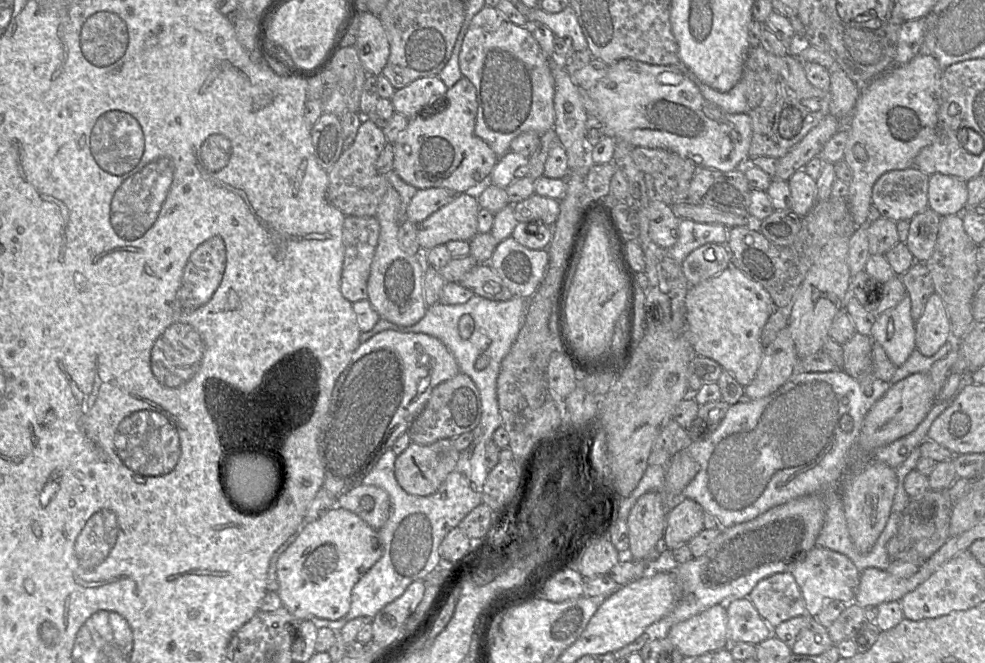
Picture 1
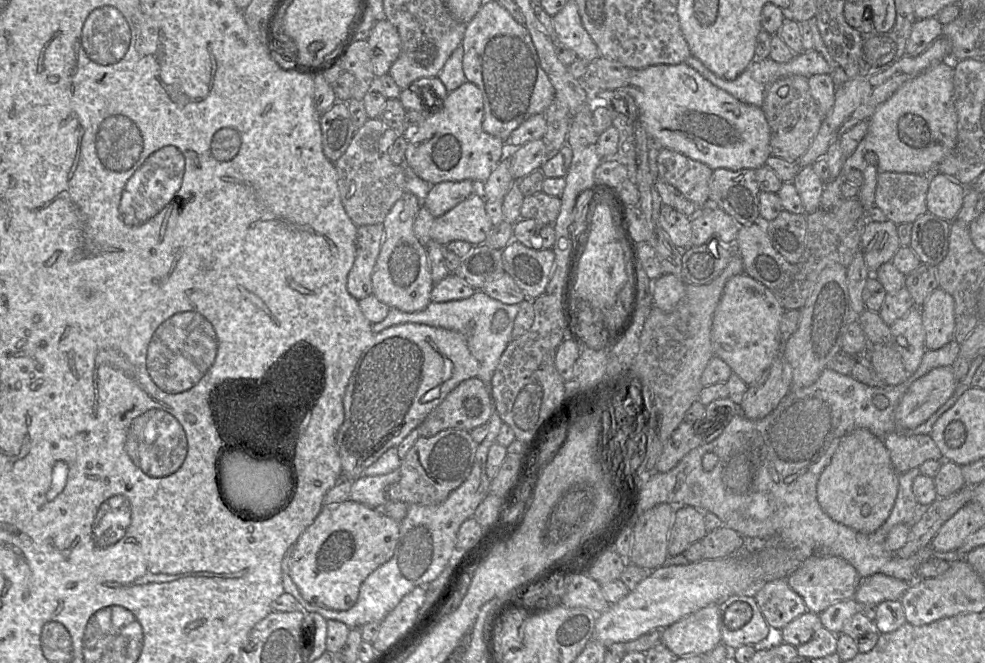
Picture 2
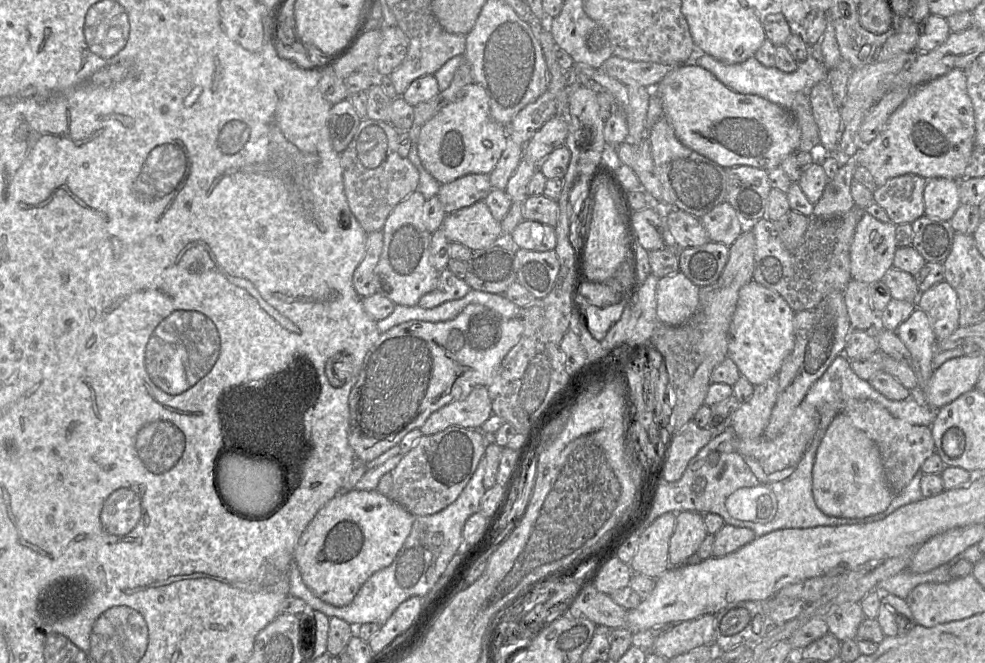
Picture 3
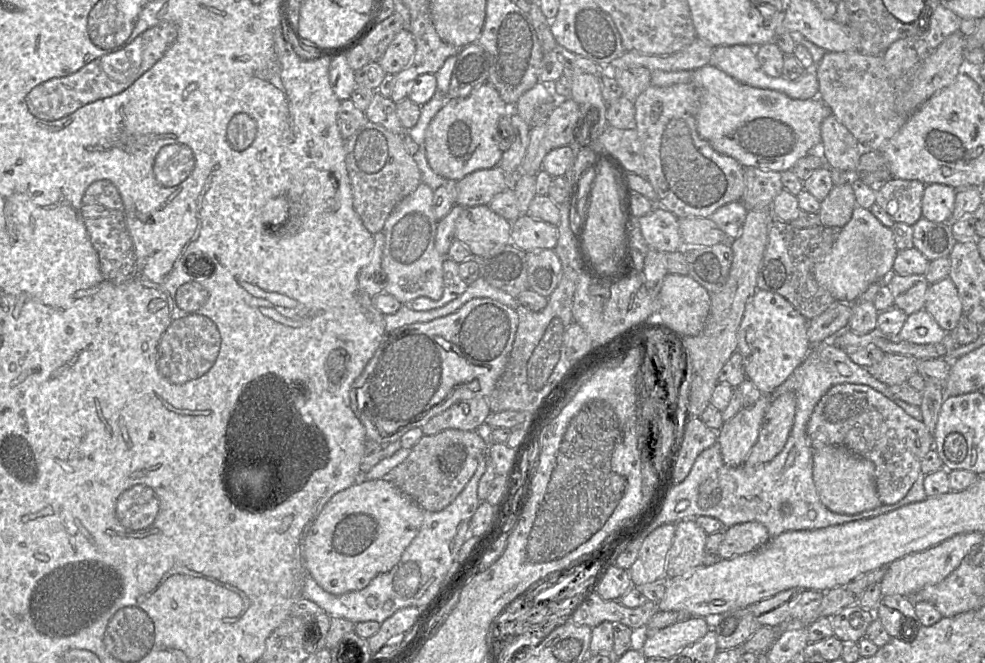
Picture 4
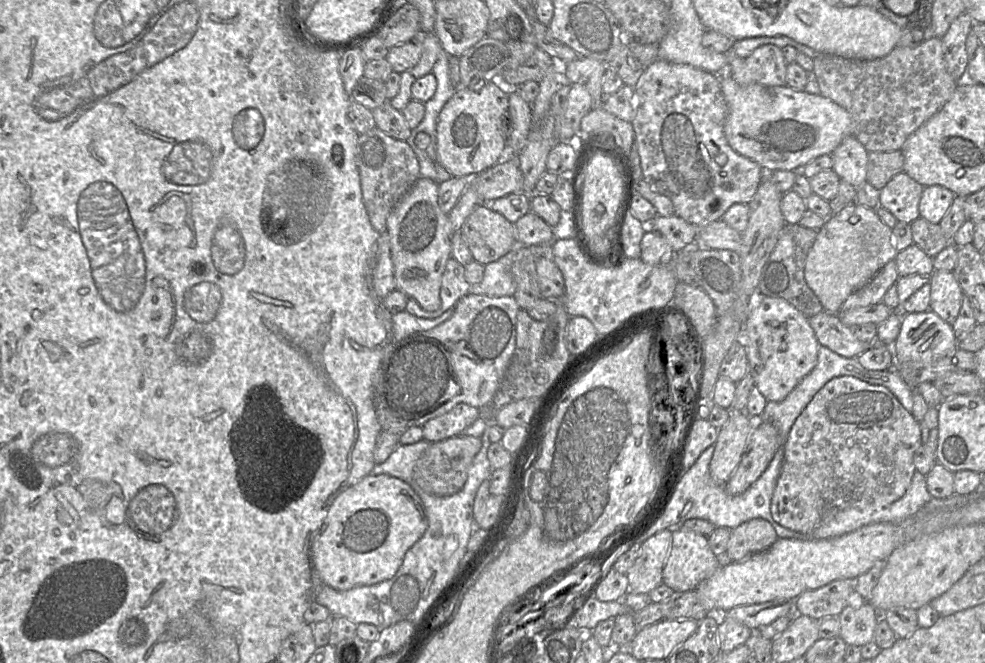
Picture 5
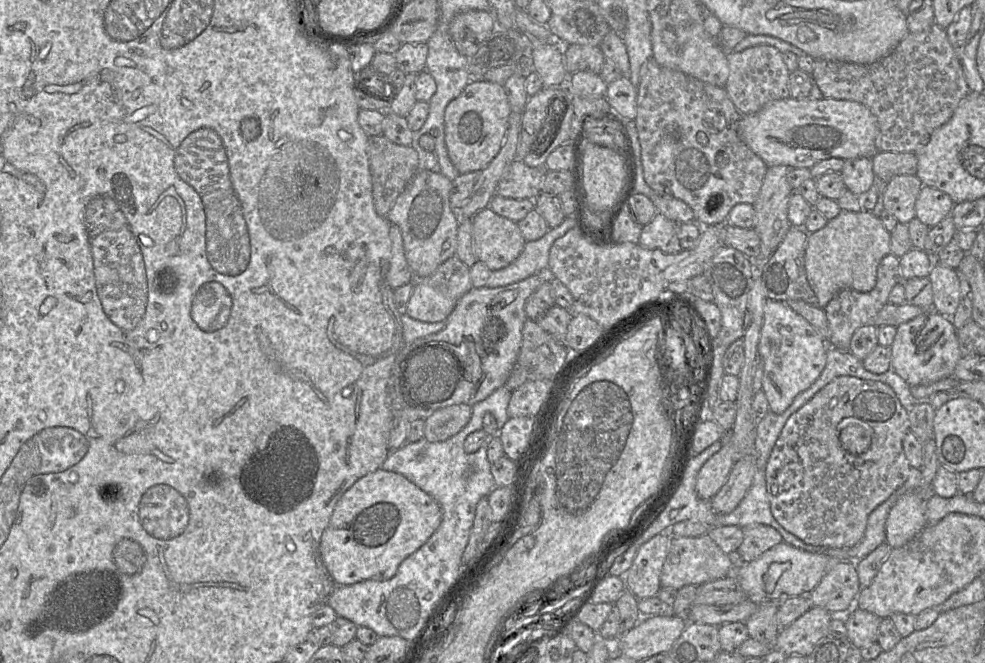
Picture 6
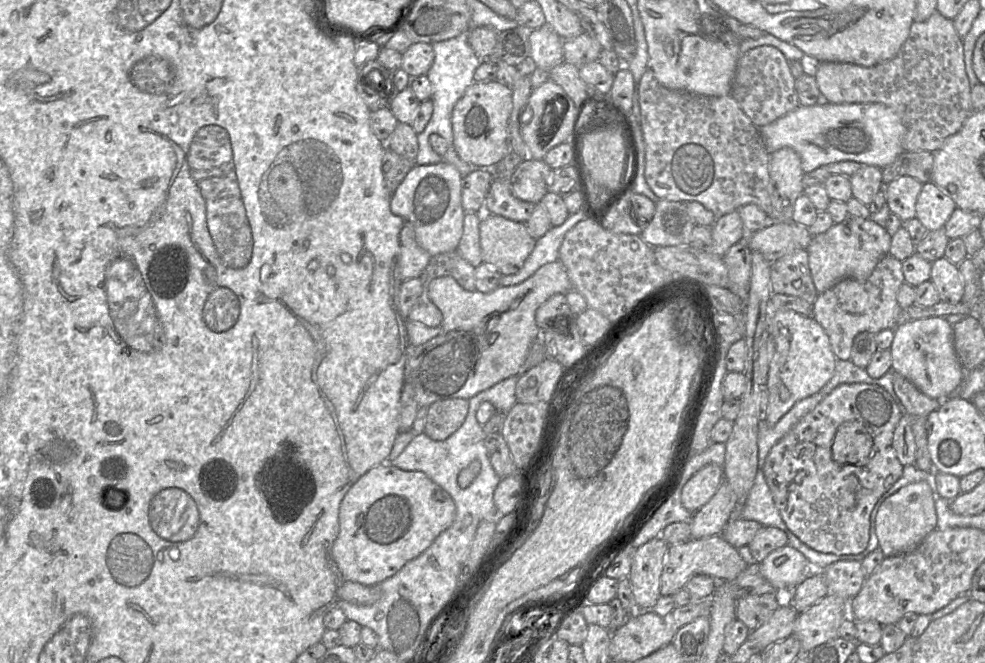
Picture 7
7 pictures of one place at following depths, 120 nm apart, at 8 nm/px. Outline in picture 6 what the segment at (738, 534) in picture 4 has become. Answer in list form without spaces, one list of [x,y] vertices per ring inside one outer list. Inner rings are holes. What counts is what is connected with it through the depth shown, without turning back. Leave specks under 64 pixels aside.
[[[749,525],[742,529],[744,537],[737,552],[745,563],[757,559],[767,550],[784,541],[781,534],[769,525]]]

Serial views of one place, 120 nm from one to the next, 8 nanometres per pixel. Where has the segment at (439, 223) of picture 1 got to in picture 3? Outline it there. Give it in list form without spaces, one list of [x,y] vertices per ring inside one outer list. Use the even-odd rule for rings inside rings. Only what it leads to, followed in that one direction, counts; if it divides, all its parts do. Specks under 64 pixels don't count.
[[[484,200],[478,201],[471,206],[464,207],[452,213],[446,214],[441,229],[450,242],[458,242],[463,244],[472,251],[488,248],[500,239],[507,239],[502,237],[500,222],[494,219]]]

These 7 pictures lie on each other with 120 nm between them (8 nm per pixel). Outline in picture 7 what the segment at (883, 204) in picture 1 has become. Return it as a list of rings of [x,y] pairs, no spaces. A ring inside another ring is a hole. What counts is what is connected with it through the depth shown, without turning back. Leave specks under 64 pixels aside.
[[[901,176],[884,186],[890,212],[906,222],[916,216],[916,201],[923,184],[910,176]]]

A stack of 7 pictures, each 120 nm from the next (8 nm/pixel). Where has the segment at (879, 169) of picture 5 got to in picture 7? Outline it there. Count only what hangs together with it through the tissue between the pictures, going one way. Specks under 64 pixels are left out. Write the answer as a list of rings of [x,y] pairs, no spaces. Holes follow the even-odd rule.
[[[930,151],[903,152],[894,162],[882,168],[884,186],[901,176],[910,176],[922,184],[931,181],[934,153]]]

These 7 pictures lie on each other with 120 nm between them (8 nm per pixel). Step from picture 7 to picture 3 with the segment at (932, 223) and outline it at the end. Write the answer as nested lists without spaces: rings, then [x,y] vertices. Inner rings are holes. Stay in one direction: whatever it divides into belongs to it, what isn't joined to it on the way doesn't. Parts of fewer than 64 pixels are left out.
[[[951,178],[927,179],[924,189],[924,214],[950,221],[960,206],[959,181]]]

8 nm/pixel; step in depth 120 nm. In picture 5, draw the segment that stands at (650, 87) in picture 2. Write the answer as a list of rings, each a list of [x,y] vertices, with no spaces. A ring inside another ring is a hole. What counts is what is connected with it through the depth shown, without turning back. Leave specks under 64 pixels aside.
[[[726,72],[718,74],[722,93],[728,106],[724,134],[734,151],[758,163],[764,171],[801,171],[810,161],[833,150],[849,135],[853,135],[853,120],[849,112],[821,94],[810,94],[784,86],[761,84],[739,85]]]

